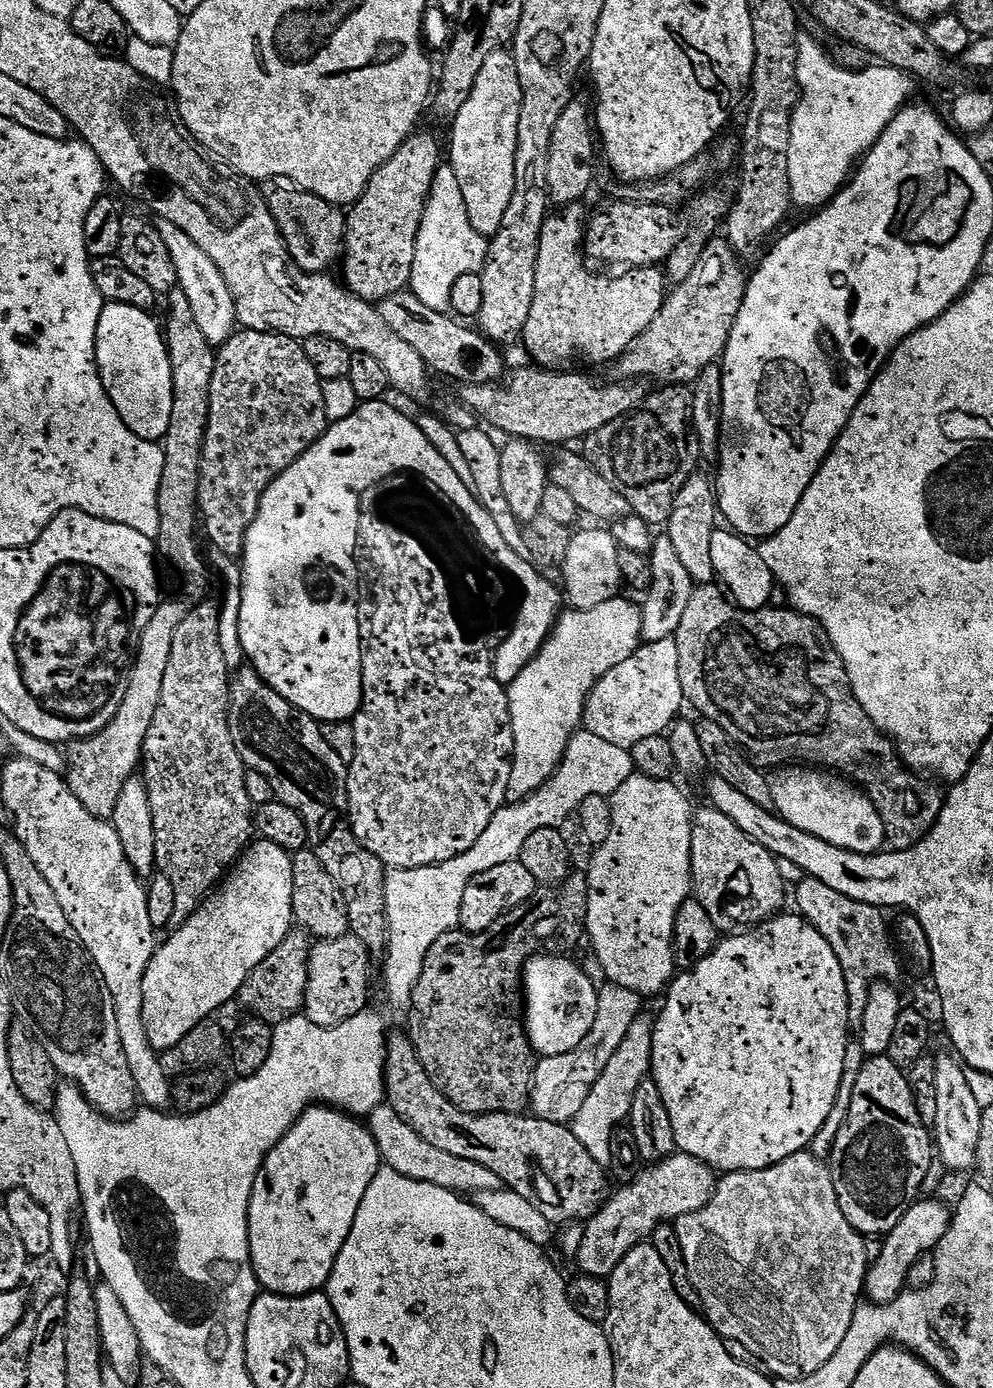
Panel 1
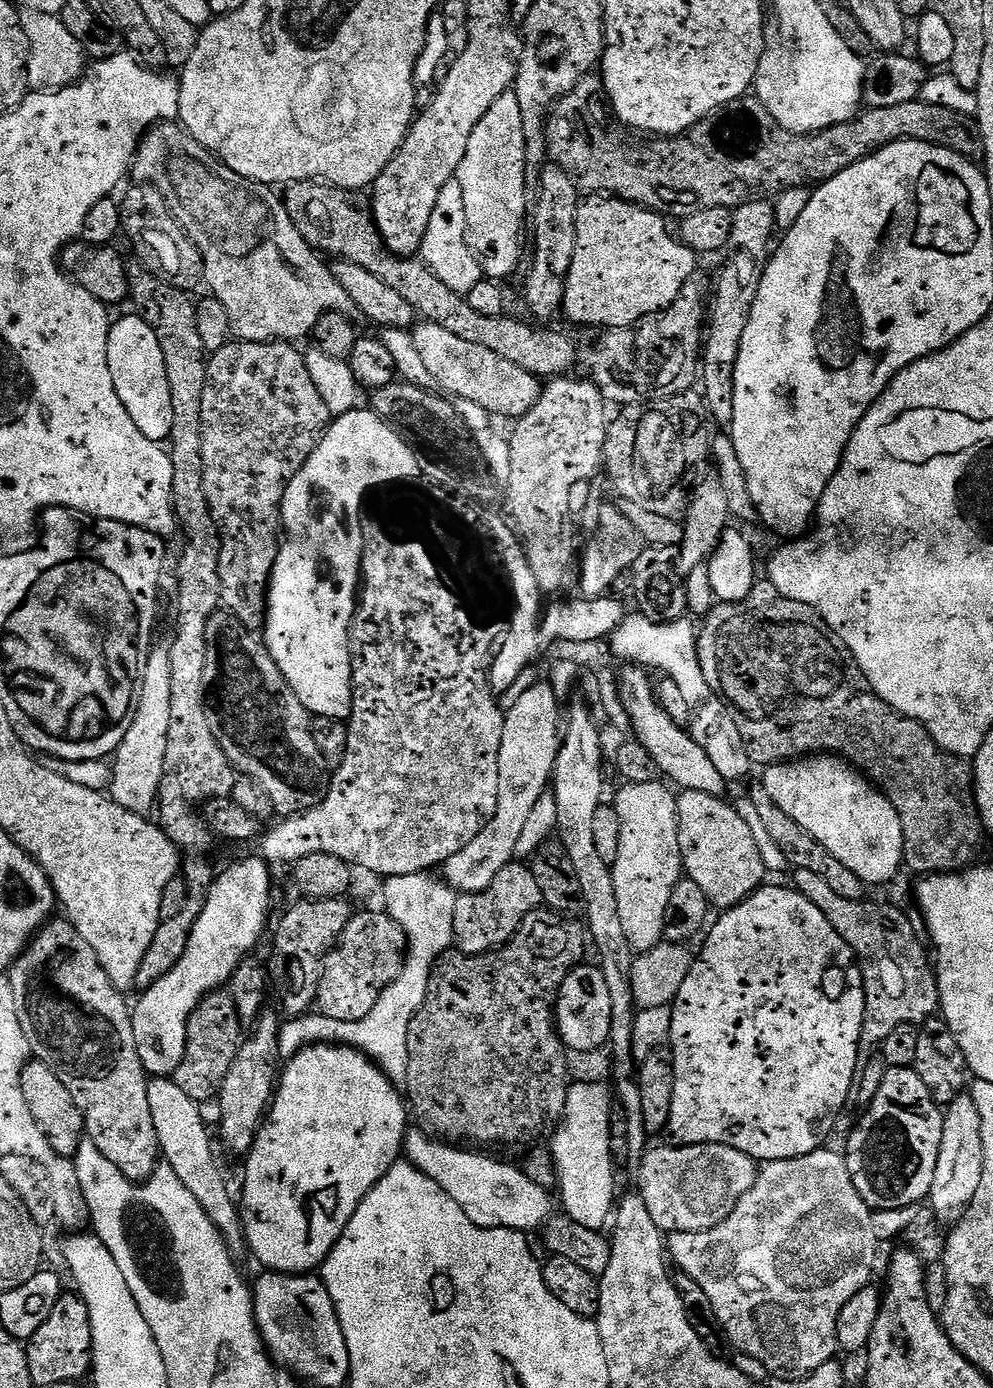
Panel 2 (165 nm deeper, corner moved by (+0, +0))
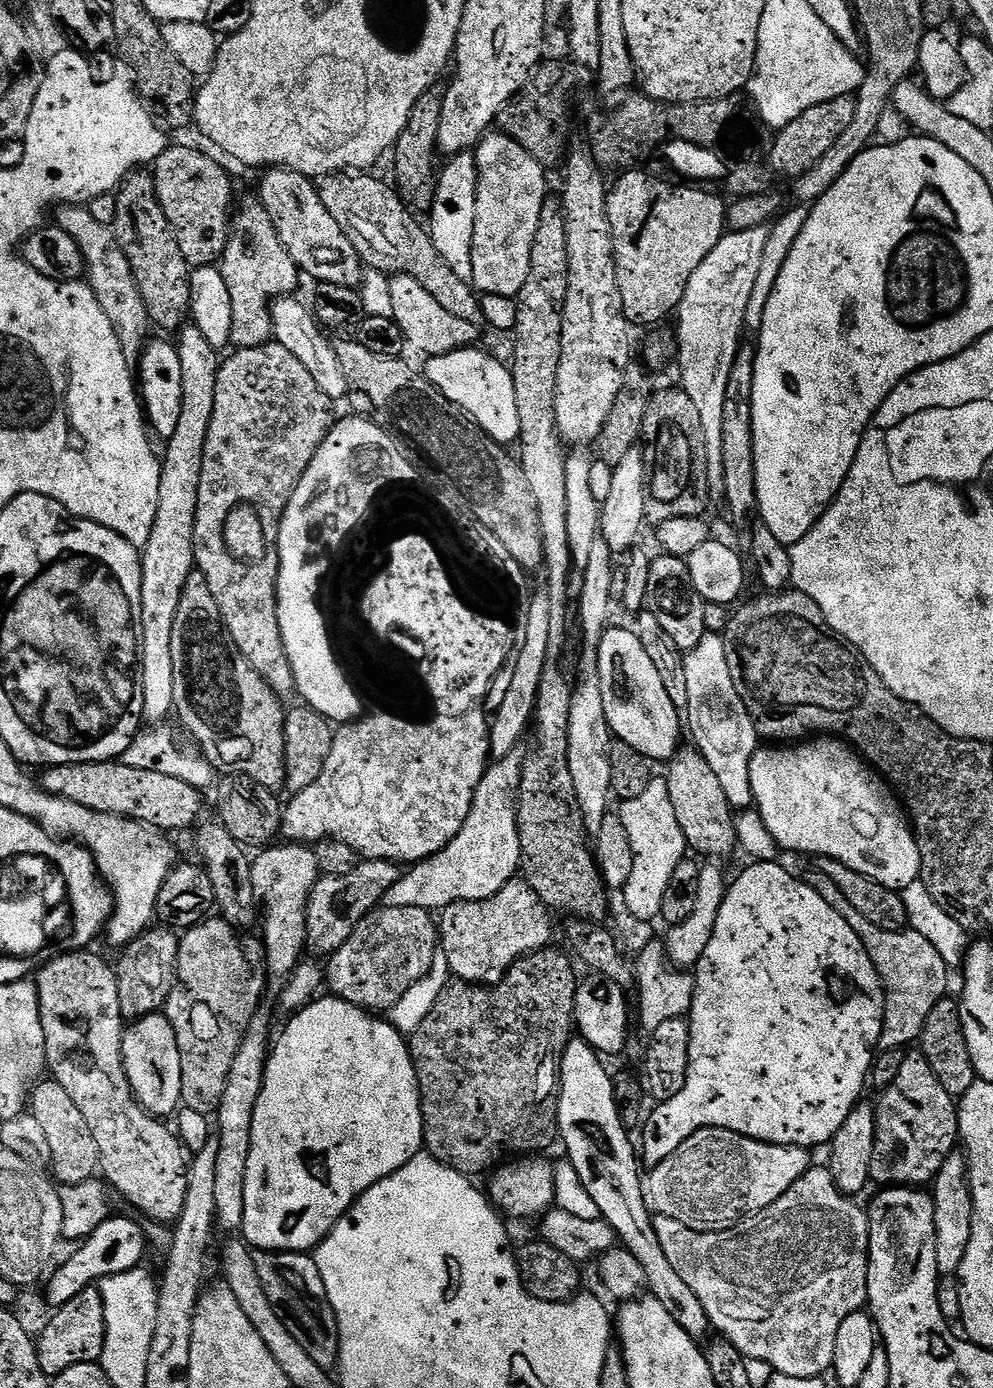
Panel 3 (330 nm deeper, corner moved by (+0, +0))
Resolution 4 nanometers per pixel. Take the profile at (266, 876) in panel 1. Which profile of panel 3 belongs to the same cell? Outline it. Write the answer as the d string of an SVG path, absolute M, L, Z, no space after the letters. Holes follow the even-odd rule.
M162 1015L147 1016L127 1025L122 1042L122 1058L132 1094L151 1116L168 1118L181 1107L182 1058L174 1026Z

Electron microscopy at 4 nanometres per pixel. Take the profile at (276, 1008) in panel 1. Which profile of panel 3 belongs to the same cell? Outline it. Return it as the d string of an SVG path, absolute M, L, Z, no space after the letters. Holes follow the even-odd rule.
M364 860L357 863L356 868L350 870L350 874L321 875L308 903L307 951L316 956L324 956L323 958L331 957L332 953L337 952L348 941L350 934L354 934L358 922L365 920L369 912L376 911L386 890L390 890L390 886L394 886L394 882L398 882L401 875L401 865L391 860Z

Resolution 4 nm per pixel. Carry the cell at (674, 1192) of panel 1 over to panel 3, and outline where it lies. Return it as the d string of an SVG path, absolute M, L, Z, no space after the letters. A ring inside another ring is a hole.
M703 1128L694 1133L670 1158L666 1158L646 1176L646 1196L656 1216L674 1218L682 1226L699 1232L724 1232L753 1212L761 1212L770 1202L778 1202L802 1174L810 1167L809 1149L794 1146L778 1146L755 1140L725 1128Z

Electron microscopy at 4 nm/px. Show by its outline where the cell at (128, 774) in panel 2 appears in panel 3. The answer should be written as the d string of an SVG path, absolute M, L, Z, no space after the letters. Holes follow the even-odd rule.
M188 322L179 329L174 343L178 350L178 362L182 362L182 414L178 417L178 426L174 429L174 434L166 442L168 448L162 452L162 463L160 466L160 485L158 486L158 514L154 518L154 530L150 534L147 544L142 548L142 563L144 566L144 577L142 578L142 638L144 643L140 649L140 685L142 686L142 702L144 703L144 720L149 725L160 726L165 723L164 720L174 712L174 650L172 649L172 639L174 638L174 624L178 618L178 610L185 592L188 591L188 585L193 579L194 573L192 568L197 567L196 562L196 511L198 510L198 482L202 478L202 458L206 450L206 434L210 430L210 418L214 418L214 386L218 386L218 370L222 363L221 353L217 348L212 346L206 340L202 331L193 322Z

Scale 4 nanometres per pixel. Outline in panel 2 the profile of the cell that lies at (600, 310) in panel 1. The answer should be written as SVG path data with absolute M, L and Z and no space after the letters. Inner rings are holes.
M588 194L581 199L578 206L578 242L574 250L574 262L570 262L570 270L564 279L564 303L563 315L568 315L576 324L593 324L596 330L610 328L631 328L639 325L647 316L657 316L664 312L678 298L682 286L686 286L688 280L697 275L696 260L698 254L693 248L688 247L683 240L668 233L668 224L660 217L659 211L644 207L643 204L631 204L629 200L621 200L619 196L606 196L603 194Z

